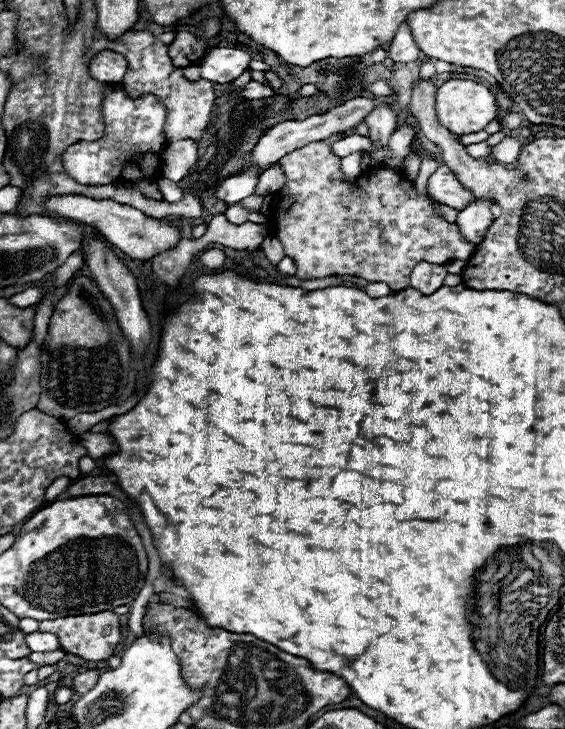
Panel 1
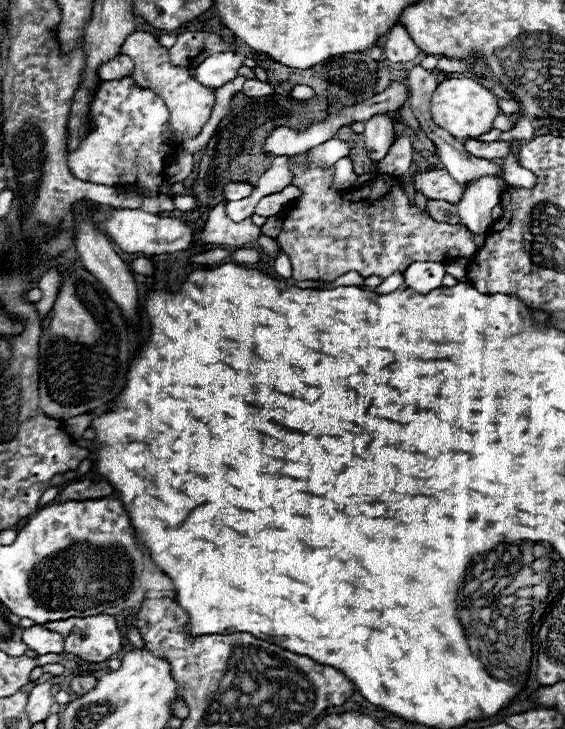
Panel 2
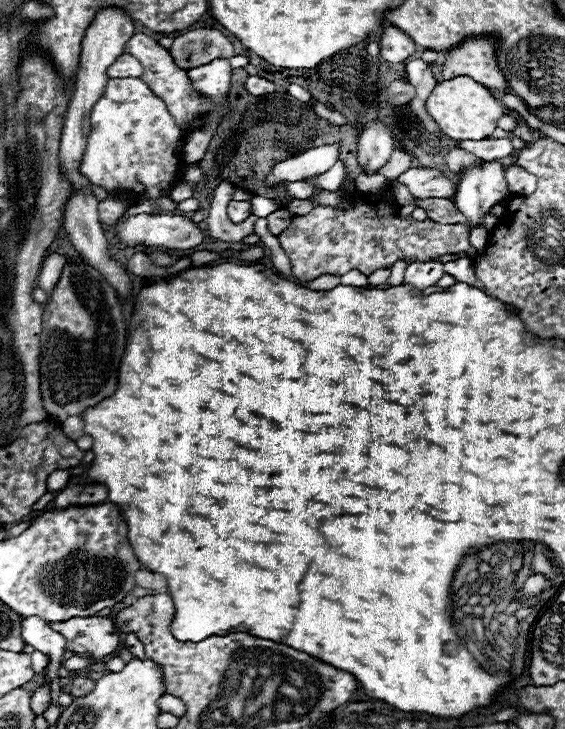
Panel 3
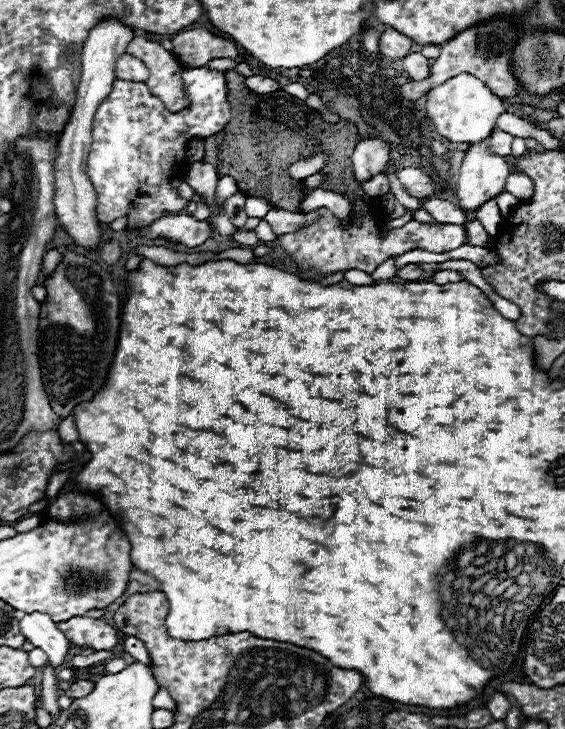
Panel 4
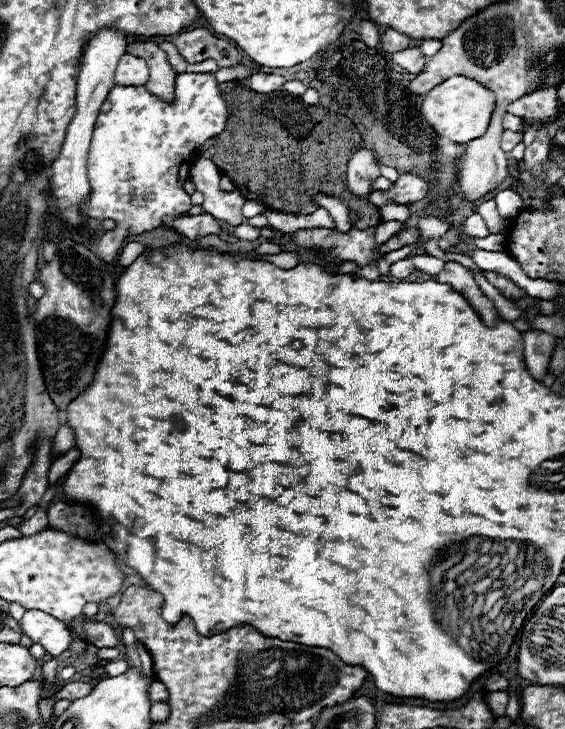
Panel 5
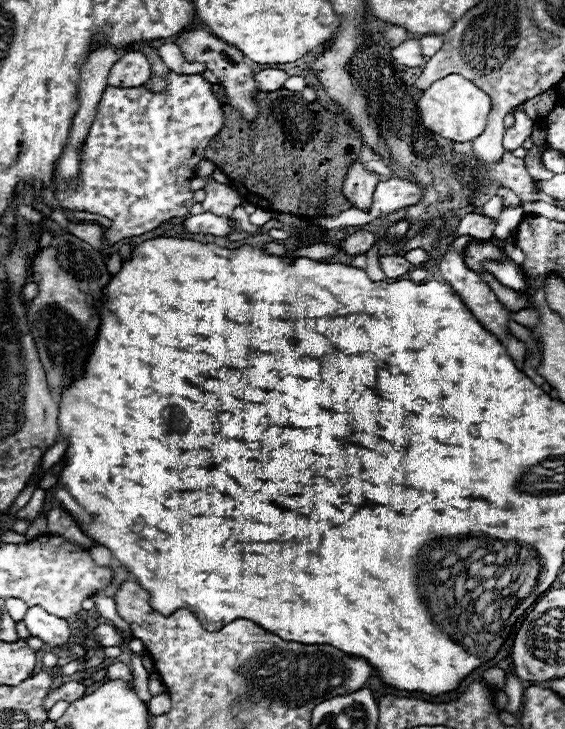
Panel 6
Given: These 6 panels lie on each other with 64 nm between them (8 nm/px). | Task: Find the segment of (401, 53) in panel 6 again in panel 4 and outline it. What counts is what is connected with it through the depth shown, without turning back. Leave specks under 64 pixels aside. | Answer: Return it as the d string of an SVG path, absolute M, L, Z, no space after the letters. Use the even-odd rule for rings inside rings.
M410 52L406 58L400 60L402 68L410 76L410 80L420 80L430 74L430 60L424 58L420 52Z

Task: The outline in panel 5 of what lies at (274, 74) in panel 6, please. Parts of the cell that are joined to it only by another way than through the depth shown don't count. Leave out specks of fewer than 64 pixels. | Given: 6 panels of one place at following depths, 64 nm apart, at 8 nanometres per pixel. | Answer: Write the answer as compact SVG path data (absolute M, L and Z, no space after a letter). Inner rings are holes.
M264 72L252 74L252 76L246 80L248 88L254 90L254 92L260 92L260 94L268 94L268 92L272 92L272 90L280 90L280 86L282 86L284 82L286 82L284 76L280 76L280 74L264 74Z

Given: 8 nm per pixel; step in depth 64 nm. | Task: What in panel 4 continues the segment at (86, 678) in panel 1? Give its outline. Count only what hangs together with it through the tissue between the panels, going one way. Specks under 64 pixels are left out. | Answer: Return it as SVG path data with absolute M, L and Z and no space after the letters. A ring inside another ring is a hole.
M76 680L68 690L64 690L64 694L68 698L82 698L88 696L94 690L94 684L90 680Z

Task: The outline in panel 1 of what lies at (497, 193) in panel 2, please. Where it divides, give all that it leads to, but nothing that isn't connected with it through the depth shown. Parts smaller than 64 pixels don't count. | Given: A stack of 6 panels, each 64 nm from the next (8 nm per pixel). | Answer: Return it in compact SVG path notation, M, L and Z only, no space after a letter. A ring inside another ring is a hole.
M474 198L468 206L458 210L456 224L460 226L462 234L476 246L484 240L484 236L488 232L488 226L494 222L494 216L490 212L492 204L494 204L494 200Z

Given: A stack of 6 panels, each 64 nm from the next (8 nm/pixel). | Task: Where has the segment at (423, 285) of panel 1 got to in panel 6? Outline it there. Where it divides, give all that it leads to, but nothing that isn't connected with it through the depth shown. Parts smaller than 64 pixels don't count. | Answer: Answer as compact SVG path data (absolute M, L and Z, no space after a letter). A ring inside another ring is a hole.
M380 256L378 262L388 278L398 278L412 268L412 264L404 256Z

